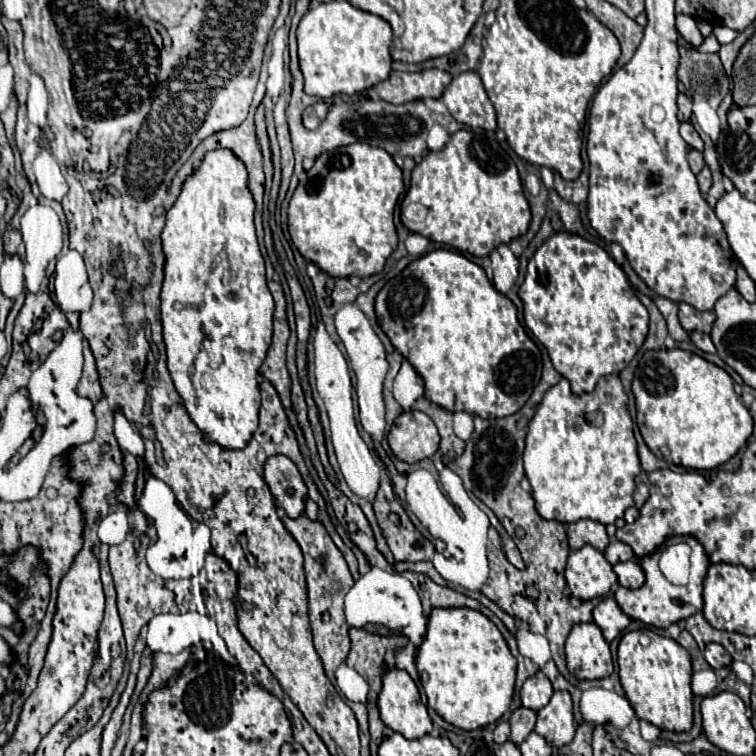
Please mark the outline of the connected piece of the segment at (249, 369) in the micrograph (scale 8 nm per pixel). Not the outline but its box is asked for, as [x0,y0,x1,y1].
[161,148,273,448]

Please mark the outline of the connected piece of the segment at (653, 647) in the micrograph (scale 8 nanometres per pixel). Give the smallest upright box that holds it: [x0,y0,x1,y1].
[617,630,693,732]

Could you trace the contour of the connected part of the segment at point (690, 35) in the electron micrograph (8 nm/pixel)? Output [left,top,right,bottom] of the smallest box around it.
[677,14,703,46]

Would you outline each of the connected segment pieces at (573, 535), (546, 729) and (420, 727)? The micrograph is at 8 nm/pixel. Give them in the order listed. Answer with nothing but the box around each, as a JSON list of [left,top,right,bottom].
[[567,520,609,550],[535,692,575,748],[377,670,433,740]]

